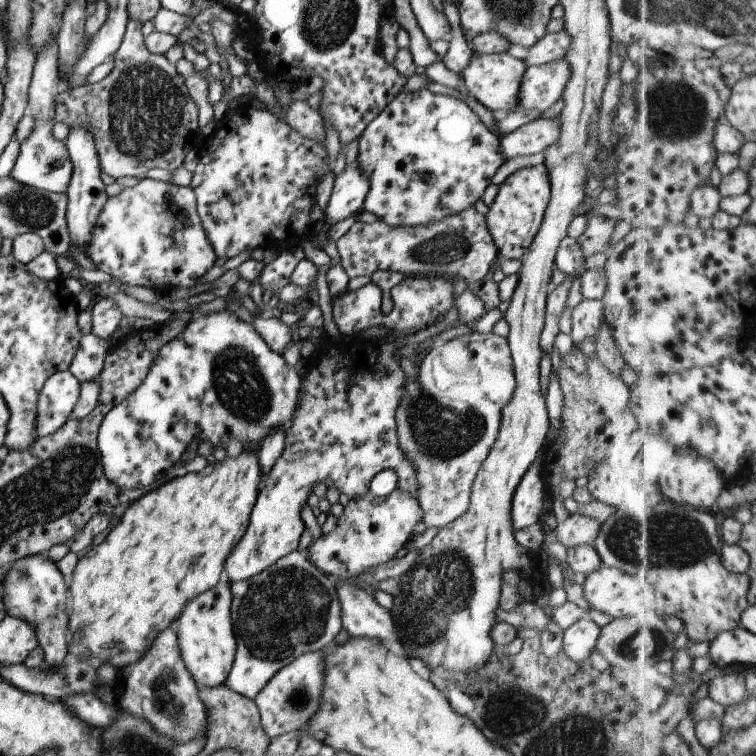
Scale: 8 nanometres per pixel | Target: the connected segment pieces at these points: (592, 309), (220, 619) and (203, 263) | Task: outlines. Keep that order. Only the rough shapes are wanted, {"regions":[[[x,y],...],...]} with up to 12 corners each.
{"regions":[[[599,299],[571,308],[573,344],[593,339],[604,322]],[[224,572],[172,625],[198,688],[225,685],[236,644]],[[190,187],[106,198],[84,256],[123,285],[194,286],[216,259]]]}

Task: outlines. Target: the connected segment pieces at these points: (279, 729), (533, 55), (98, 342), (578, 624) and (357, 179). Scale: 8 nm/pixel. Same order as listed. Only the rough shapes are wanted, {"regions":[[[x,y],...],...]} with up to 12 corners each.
{"regions":[[[323,651],[279,668],[253,698],[269,738],[319,708]],[[564,32],[545,34],[526,50],[523,62],[559,61],[569,49]],[[81,335],[67,371],[81,384],[98,379],[112,346]],[[587,616],[565,628],[562,651],[573,661],[587,660],[599,635]],[[357,164],[334,178],[325,207],[331,225],[359,214],[369,190]]]}

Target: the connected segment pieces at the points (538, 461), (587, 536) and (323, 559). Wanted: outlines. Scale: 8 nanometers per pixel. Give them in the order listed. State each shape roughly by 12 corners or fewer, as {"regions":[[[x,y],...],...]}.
{"regions":[[[543,449],[511,499],[511,528],[541,522]],[[571,514],[555,525],[566,549],[593,545],[599,522]],[[397,487],[349,499],[303,553],[353,579],[391,560],[421,508]]]}

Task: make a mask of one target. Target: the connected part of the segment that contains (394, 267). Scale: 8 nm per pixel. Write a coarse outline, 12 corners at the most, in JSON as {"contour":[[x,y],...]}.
{"contour":[[473,206],[393,227],[356,221],[335,241],[349,279],[483,280],[497,254]]}

